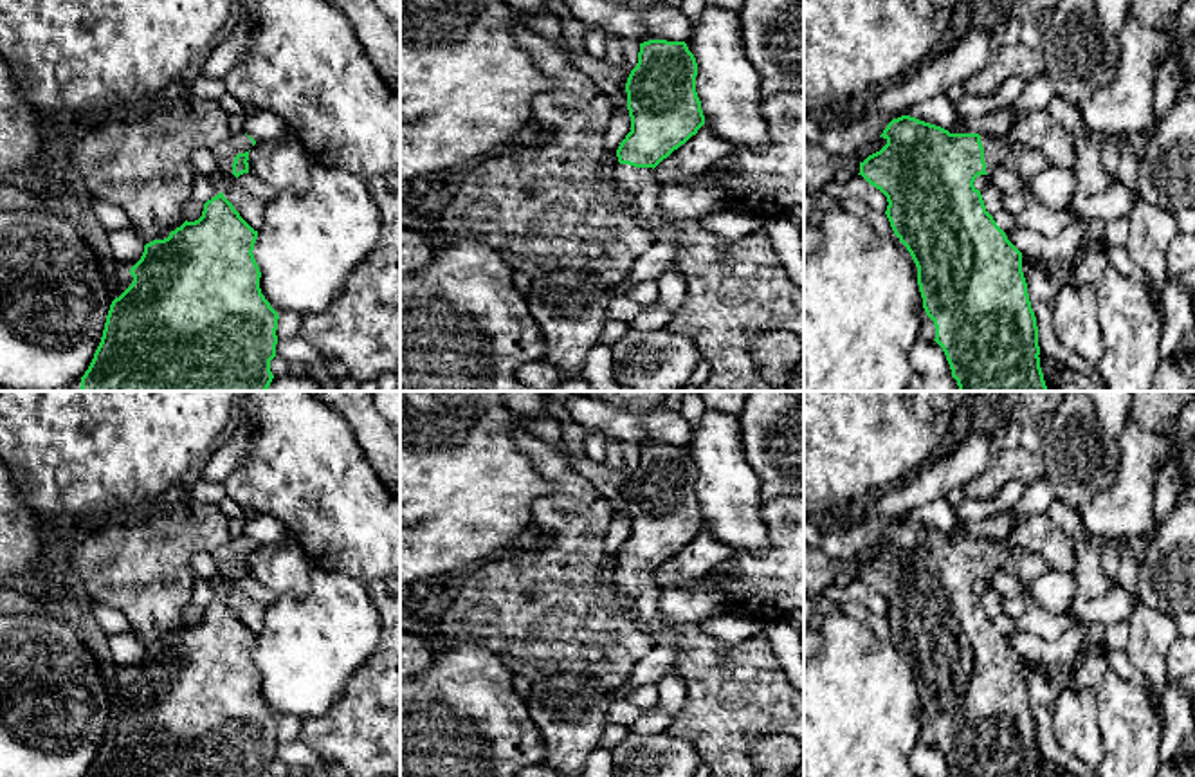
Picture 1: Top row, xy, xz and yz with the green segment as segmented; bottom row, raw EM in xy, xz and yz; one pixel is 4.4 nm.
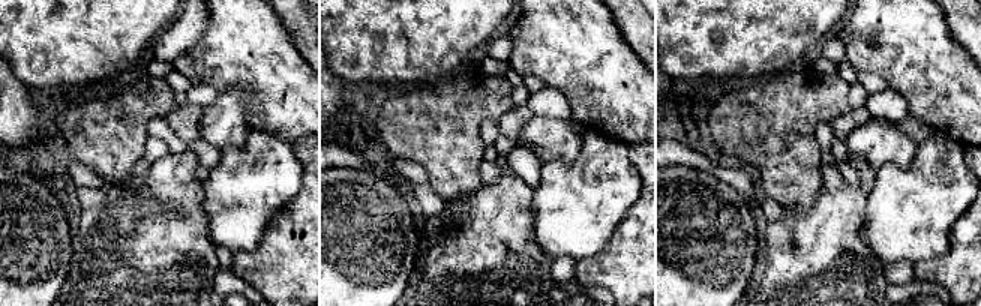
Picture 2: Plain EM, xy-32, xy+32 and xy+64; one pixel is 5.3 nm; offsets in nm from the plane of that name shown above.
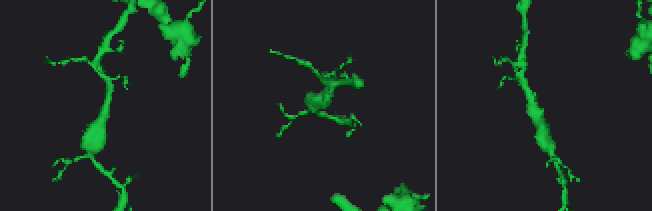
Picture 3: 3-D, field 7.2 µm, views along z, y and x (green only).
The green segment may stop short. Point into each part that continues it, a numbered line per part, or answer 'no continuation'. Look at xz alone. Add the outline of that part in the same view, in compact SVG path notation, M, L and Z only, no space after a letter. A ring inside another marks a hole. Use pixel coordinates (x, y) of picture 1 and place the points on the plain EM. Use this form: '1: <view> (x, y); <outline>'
1: xz (736, 693); M618 566L615 588L618 597L627 602L636 626L647 631L654 644L670 644L680 651L676 671L687 683L687 699L674 714L667 734L692 743L701 763L708 766L710 777L759 777L750 752L755 741L770 734L789 736L804 748L804 694L791 685L771 642L764 635L746 638L739 644L726 644L707 635L696 622L665 622L660 613L661 588L654 582L652 571L634 571Z

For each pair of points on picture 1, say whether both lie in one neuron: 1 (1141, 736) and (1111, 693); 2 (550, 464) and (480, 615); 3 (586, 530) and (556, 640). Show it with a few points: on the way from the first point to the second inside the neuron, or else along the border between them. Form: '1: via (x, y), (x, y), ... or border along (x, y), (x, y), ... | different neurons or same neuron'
1: via (1131, 725), (1120, 703) | same neuron
2: via (561, 503), (561, 539), (519, 581) | same neuron
3: via (563, 557), (556, 575), (556, 613) | same neuron

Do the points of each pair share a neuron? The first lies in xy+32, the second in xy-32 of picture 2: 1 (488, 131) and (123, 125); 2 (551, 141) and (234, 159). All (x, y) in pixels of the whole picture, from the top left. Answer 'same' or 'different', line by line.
1: different
2: different

